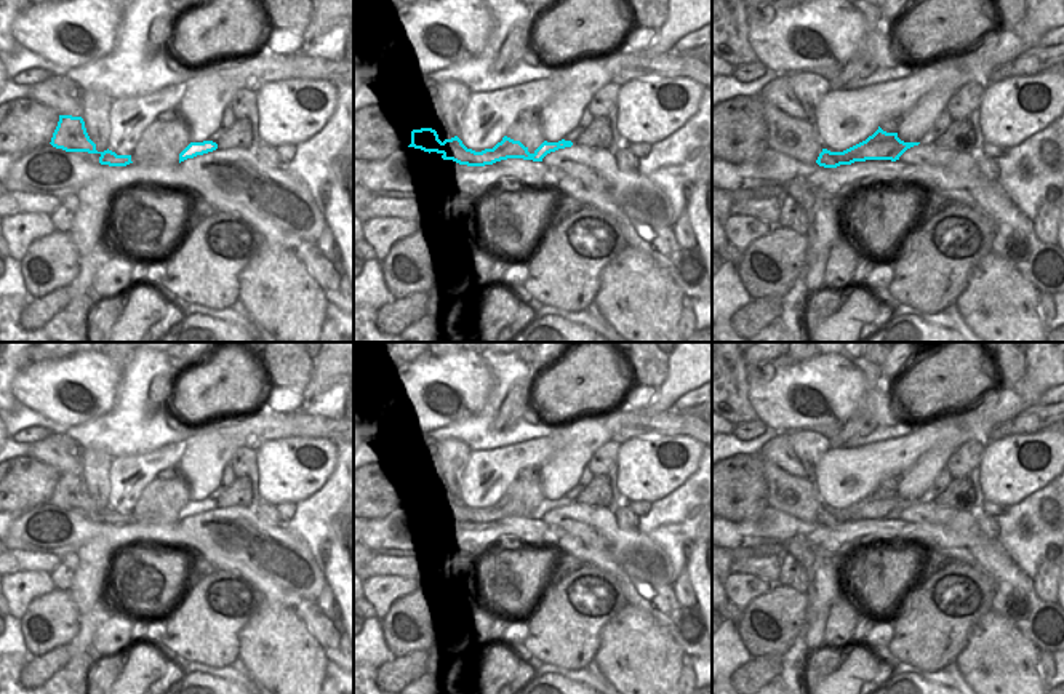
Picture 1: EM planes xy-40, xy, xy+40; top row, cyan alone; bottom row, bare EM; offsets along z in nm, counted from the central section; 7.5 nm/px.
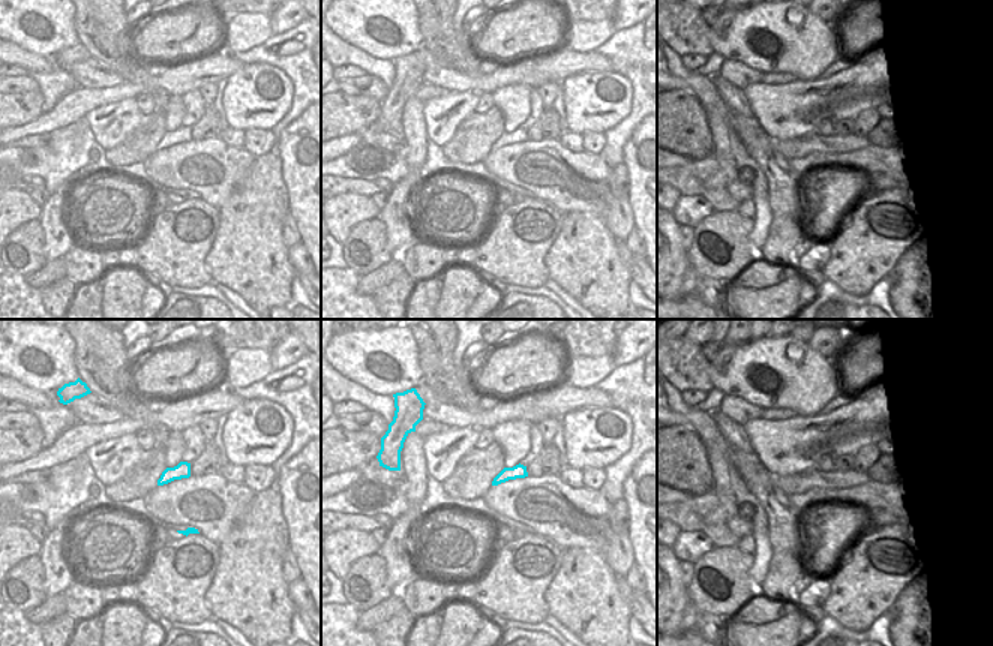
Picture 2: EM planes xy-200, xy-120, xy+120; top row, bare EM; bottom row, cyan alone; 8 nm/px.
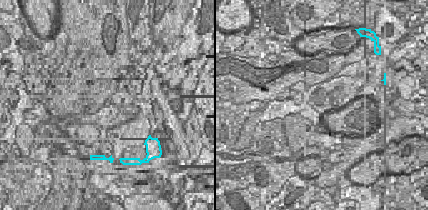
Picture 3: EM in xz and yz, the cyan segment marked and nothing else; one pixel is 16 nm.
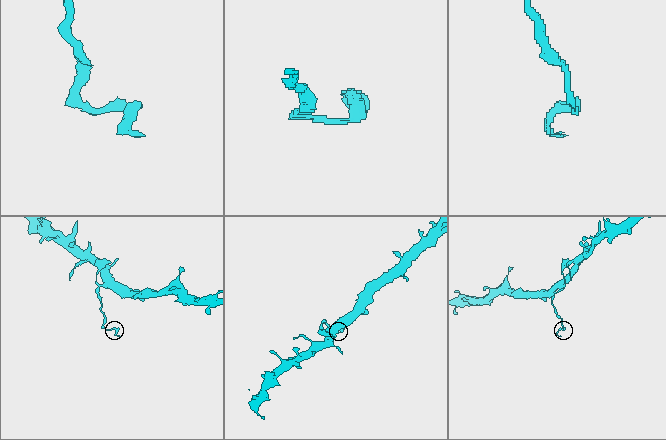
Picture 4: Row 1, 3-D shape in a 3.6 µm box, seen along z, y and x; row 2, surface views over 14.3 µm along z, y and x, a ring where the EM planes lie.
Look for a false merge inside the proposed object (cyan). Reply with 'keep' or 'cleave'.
keep

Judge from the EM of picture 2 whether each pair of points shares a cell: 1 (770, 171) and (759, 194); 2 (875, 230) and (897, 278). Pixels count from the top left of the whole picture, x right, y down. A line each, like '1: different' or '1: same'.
1: different
2: different

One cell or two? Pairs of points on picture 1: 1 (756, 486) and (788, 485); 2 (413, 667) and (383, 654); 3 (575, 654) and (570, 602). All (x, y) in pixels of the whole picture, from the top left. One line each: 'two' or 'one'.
1: two
2: two
3: one

